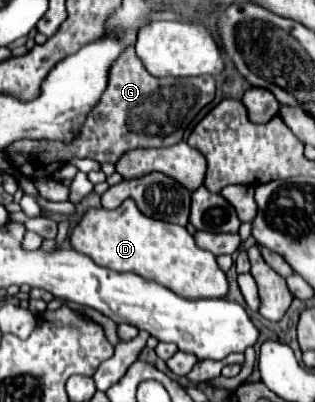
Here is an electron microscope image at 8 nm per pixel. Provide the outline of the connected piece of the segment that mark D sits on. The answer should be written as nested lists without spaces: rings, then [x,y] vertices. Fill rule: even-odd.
[[[131,199],[121,203],[115,211],[103,207],[87,209],[71,231],[69,241],[75,251],[89,255],[97,265],[121,273],[137,273],[147,281],[175,291],[179,297],[209,299],[227,295],[227,277],[219,269],[215,255],[199,249],[185,227],[143,215]]]

